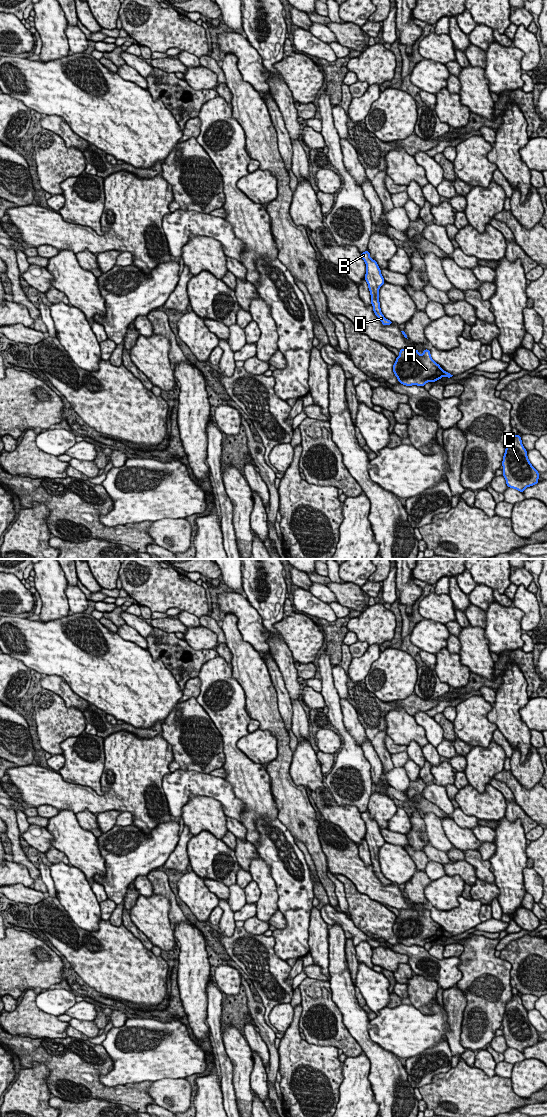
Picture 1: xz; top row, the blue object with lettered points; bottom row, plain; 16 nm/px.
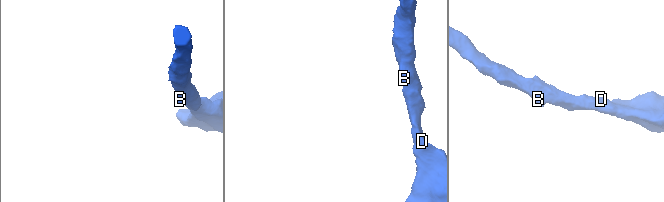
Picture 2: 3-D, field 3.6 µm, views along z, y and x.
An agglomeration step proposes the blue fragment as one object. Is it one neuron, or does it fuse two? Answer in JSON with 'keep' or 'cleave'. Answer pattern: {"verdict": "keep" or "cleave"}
{"verdict": "cleave"}

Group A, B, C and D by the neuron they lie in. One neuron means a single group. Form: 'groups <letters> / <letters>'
groups A B D / C

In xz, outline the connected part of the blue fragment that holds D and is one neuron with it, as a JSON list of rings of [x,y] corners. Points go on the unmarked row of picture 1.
[[[368,810],[361,813],[361,818],[366,824],[365,840],[370,851],[373,871],[384,886],[391,885],[393,882],[384,877],[380,868],[379,849],[385,843],[385,840],[381,834],[381,830],[377,822],[370,817]]]

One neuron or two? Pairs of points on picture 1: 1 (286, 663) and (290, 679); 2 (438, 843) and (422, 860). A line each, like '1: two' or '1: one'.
1: one
2: two

